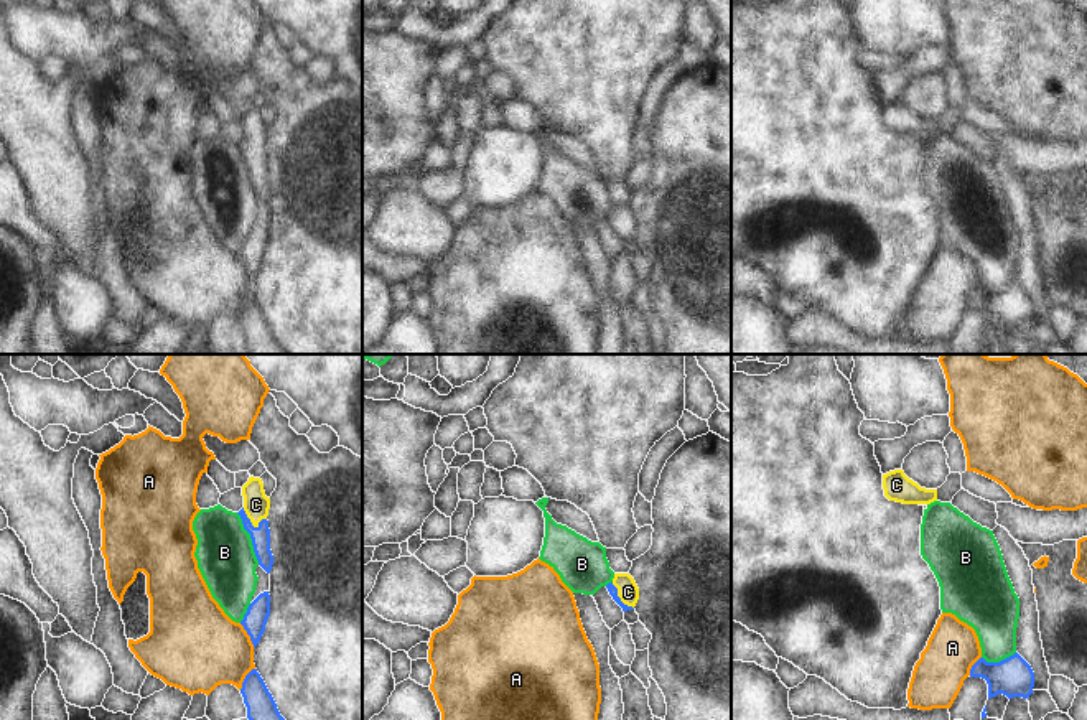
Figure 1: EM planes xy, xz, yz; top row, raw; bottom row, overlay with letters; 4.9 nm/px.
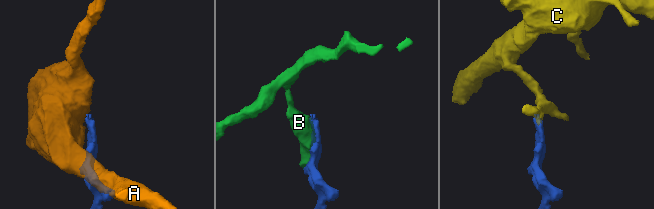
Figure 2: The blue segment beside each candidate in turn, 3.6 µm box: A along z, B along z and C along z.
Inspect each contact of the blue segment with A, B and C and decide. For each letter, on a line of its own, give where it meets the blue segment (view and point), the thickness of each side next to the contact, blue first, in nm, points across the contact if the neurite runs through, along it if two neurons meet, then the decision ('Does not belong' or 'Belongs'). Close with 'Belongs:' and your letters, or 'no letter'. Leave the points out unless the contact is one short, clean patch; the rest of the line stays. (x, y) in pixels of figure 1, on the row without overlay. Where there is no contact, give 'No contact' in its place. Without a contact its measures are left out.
A: Touches blue at xy (247, 264). Thickness 120 nm (blue) against 420 nm. Does not belong
B: Touches blue at xy (251, 168). Thickness 100 nm (blue) against 280 nm. Does not belong
C: Touches blue at xy (251, 154). Thickness 100 nm (blue) against 130 nm. Path across: xy (261, 167), (251, 154), (256, 135). Belongs
Belongs: C.

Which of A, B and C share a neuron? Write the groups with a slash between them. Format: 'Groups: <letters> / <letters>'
Groups: A / B / C.

